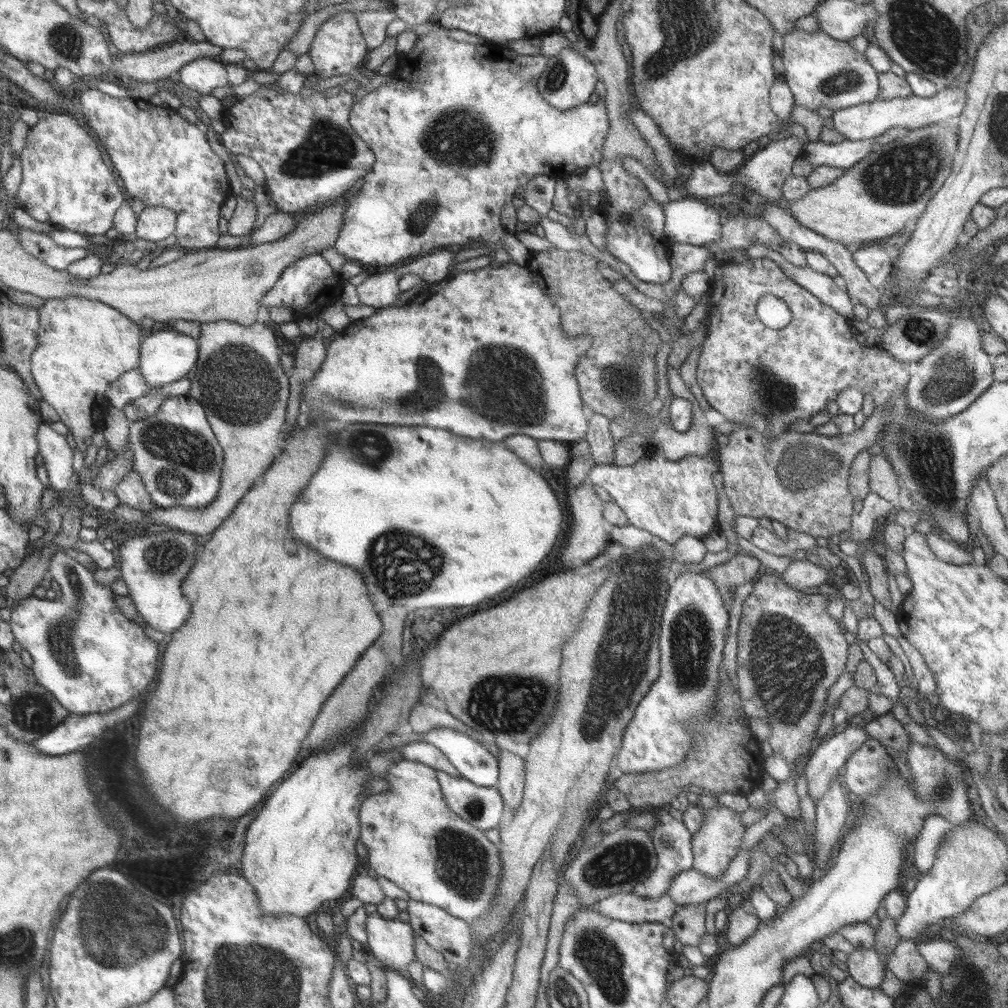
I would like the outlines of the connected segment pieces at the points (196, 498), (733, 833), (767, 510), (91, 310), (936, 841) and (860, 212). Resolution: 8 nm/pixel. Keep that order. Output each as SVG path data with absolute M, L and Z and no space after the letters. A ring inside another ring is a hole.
M178 396L178 398L172 398L170 402L166 399L161 403L158 412L155 412L152 416L142 419L138 430L134 430L134 434L138 432L138 448L140 450L134 450L132 452L133 456L133 471L141 475L142 482L145 483L146 490L149 491L149 494L153 497L153 501L162 508L170 508L175 506L185 506L188 508L201 509L202 507L208 506L214 502L217 498L217 494L221 488L221 481L224 473L224 450L223 447L218 443L217 436L214 435L213 430L210 430L210 424L206 422L206 417L204 416L204 411L202 410L202 405L194 397L186 398L186 396Z
M724 805L706 808L704 810L702 828L698 832L694 832L692 838L693 869L710 877L711 880L725 875L730 862L739 854L738 847L740 847L740 841L742 841L744 834L746 834L746 828L742 824L738 812L726 808Z
M875 407L860 429L838 436L796 432L790 429L781 436L782 438L766 438L766 435L757 430L741 426L736 428L728 435L728 444L716 448L726 496L735 510L734 518L739 516L758 520L765 516L782 522L789 530L811 534L814 537L838 538L846 534L851 528L854 506L853 493L849 486L849 470L857 455L868 447L868 443L878 444L888 423L889 414L880 407Z
M79 297L49 299L38 308L38 316L40 316L39 342L30 359L32 378L42 393L42 400L53 406L61 422L67 426L72 435L84 439L92 438L94 430L102 422L100 416L107 412L106 404L96 402L96 396L98 394L102 396L111 382L126 372L138 369L140 365L140 342L142 342L140 325L106 303Z
M936 814L927 819L924 828L918 835L918 841L914 844L914 866L920 872L926 873L932 869L940 843L954 829L954 826L948 820L944 820L942 816L936 816Z
M938 123L921 126L908 131L899 138L884 144L866 155L836 180L822 188L812 189L804 198L786 203L788 212L804 226L811 228L830 240L844 245L869 244L871 241L895 236L906 222L915 223L925 213L932 194L945 184L953 172L953 157L957 152L959 130L942 127Z

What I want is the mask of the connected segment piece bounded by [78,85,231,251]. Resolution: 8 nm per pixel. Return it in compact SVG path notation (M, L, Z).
M92 85L83 94L78 110L83 120L90 126L90 130L93 130L94 134L105 143L110 160L117 167L117 173L121 175L130 199L141 200L144 206L163 206L176 213L175 247L182 251L189 248L196 250L216 248L216 242L220 238L218 232L220 210L224 200L231 195L230 184L228 184L228 174L224 170L224 162L210 148L204 132L198 130L195 124L186 122L176 109L154 106L148 100L112 97L98 91Z

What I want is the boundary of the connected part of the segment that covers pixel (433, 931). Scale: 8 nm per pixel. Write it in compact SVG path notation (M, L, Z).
M410 899L407 902L407 910L410 915L410 926L414 930L415 935L420 936L428 944L432 945L443 957L455 966L469 966L473 960L473 940L472 930L464 920L455 918L442 910L429 904L424 904Z

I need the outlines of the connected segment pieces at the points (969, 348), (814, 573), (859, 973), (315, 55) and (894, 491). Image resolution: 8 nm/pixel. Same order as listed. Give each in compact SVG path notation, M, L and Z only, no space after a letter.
M966 311L966 316L961 313L951 320L946 340L916 362L909 379L905 394L909 410L930 422L940 422L966 410L994 382L993 358L982 348L980 327L968 314Z
M795 560L779 575L788 586L801 591L826 583L827 571L811 561Z
M875 948L855 949L846 961L848 976L864 988L879 988L887 969L885 961Z
M344 10L334 14L321 24L308 53L314 63L313 74L317 74L322 80L331 76L352 74L362 67L363 61L368 58L369 51L370 48L361 33L359 22L354 13L350 10Z
M879 451L870 453L869 468L869 489L892 503L895 508L899 508L900 486L898 485L898 475L893 470L893 466L884 459Z

